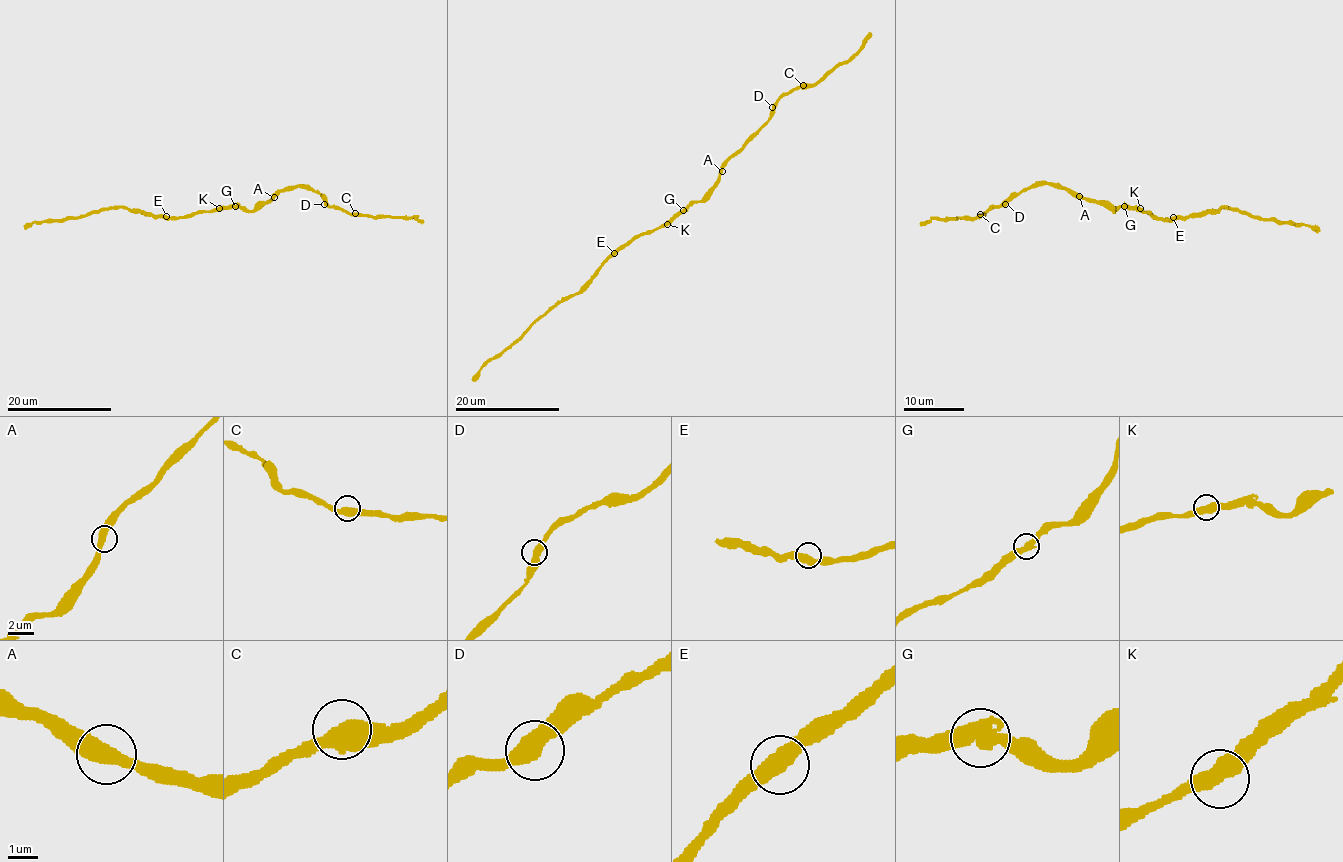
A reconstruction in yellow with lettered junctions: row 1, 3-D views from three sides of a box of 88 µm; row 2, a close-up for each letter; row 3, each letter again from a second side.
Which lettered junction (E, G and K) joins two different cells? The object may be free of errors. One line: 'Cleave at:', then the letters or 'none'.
Cleave at: none

